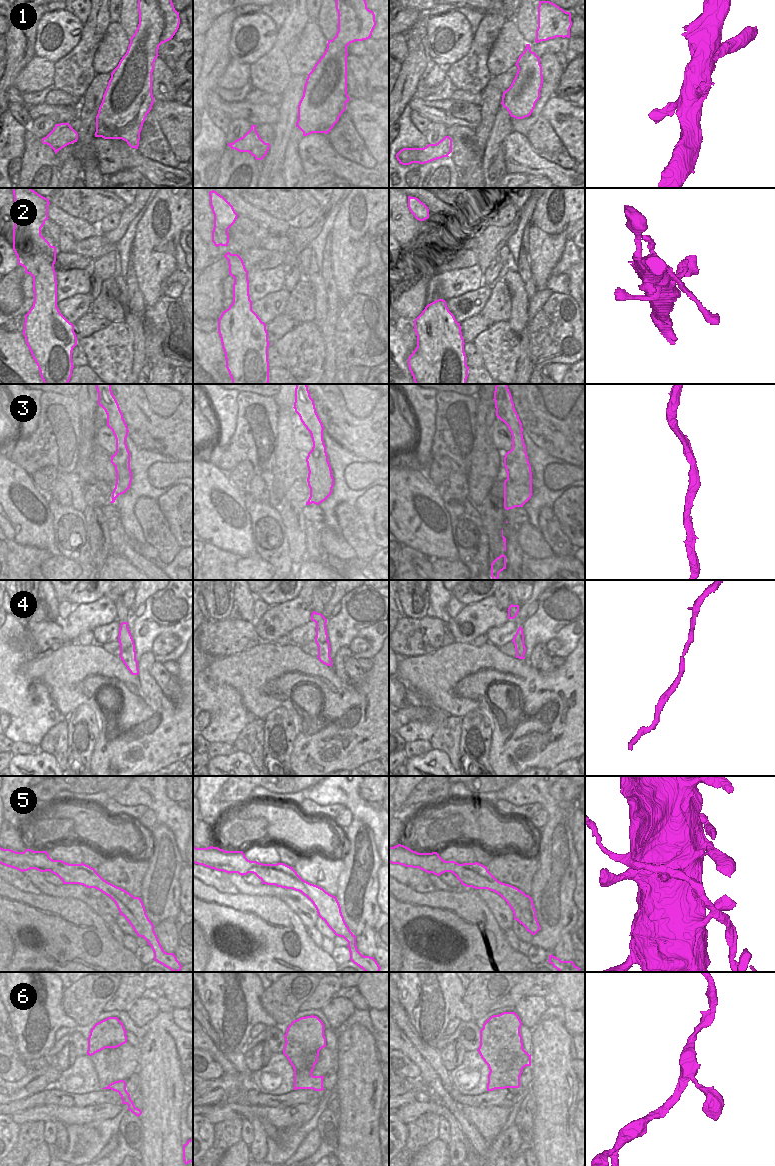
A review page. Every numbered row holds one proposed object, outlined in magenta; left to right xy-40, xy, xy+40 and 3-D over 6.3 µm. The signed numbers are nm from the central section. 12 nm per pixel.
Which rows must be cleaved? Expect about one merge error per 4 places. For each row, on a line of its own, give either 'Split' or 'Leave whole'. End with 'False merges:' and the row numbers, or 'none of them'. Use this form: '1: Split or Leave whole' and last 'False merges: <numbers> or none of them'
1: Leave whole
2: Leave whole
3: Leave whole
4: Leave whole
5: Split
6: Leave whole
False merges: 5

